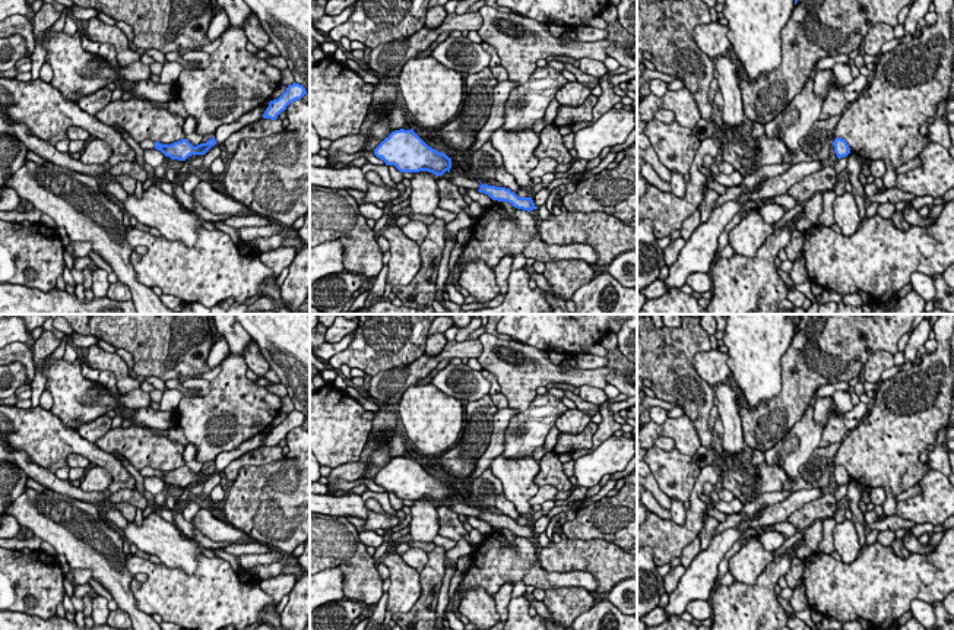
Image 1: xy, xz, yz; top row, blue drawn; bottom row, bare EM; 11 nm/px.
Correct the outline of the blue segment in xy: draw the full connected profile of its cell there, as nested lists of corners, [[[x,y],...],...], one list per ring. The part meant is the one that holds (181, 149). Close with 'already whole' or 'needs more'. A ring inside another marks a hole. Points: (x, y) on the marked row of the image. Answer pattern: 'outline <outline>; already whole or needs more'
outline [[[215,136],[209,139],[206,143],[200,143],[197,146],[193,146],[187,139],[181,139],[171,145],[162,145],[150,139],[145,139],[140,143],[143,151],[158,149],[165,156],[169,156],[171,159],[178,159],[178,161],[186,161],[191,155],[205,155],[215,145],[216,145]]]; needs more

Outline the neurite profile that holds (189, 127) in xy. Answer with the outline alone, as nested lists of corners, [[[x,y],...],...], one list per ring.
[[[188,115],[184,121],[184,126],[183,126],[183,130],[184,130],[184,136],[186,139],[193,145],[193,146],[197,146],[202,143],[203,140],[203,136],[197,134],[196,133],[196,118]]]

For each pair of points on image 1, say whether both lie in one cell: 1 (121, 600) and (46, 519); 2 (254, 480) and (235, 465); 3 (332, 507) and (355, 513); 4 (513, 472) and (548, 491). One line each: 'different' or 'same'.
1: same
2: different
3: same
4: different

